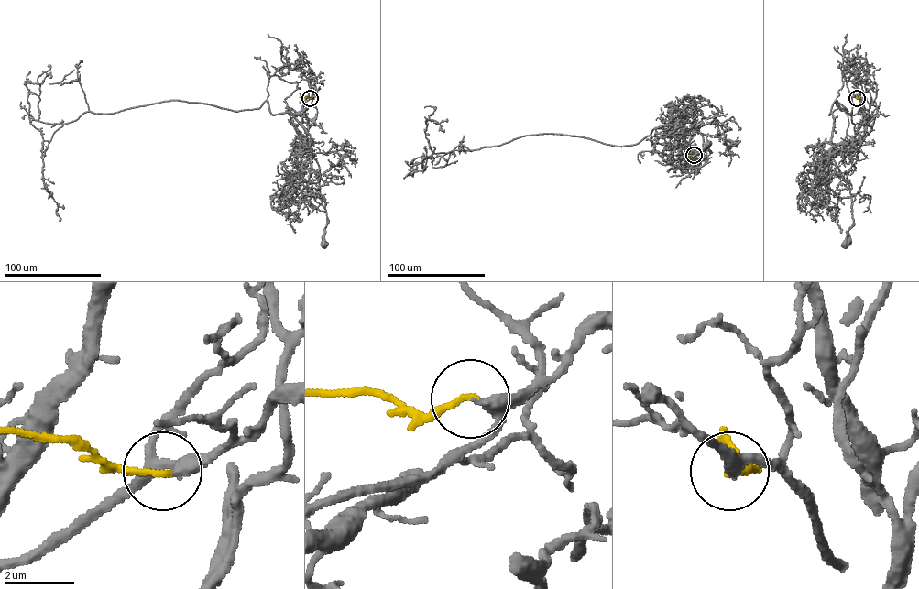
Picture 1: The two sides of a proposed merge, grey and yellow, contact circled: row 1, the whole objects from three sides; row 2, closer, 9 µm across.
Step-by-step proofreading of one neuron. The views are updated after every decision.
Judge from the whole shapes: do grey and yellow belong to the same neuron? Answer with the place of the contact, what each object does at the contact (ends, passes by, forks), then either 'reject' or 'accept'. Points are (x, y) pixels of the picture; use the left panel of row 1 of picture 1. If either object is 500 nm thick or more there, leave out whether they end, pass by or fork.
(310, 98) | grey passes by | yellow ends | accept

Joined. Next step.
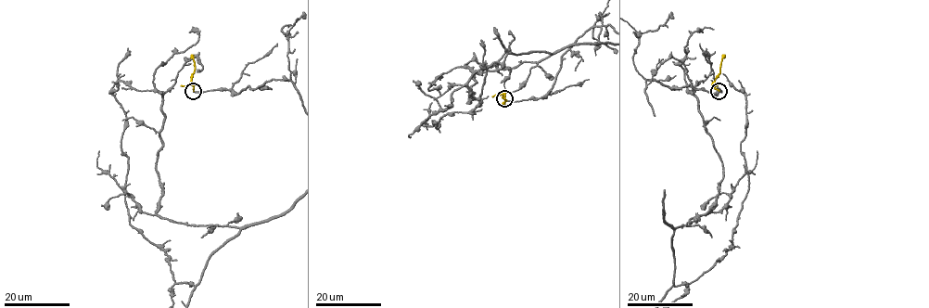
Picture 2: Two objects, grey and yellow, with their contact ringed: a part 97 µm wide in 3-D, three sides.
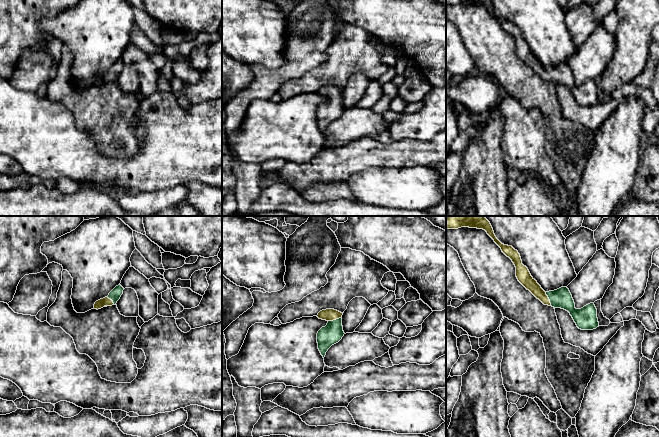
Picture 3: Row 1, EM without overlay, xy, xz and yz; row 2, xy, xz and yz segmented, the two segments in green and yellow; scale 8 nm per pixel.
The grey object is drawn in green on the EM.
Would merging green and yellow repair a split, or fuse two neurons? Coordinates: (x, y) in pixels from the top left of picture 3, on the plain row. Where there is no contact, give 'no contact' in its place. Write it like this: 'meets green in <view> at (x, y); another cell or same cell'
meets green in xz at (334, 96); same cell

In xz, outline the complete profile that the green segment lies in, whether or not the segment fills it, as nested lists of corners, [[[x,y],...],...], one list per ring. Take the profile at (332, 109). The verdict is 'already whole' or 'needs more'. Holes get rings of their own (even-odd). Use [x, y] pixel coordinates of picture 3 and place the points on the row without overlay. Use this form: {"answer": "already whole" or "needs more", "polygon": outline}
{"answer": "needs more", "polygon": [[[334,85],[322,86],[317,91],[319,95],[328,98],[327,101],[322,103],[317,109],[318,125],[323,134],[328,125],[338,119],[345,110],[342,102],[342,91],[343,89]]]}

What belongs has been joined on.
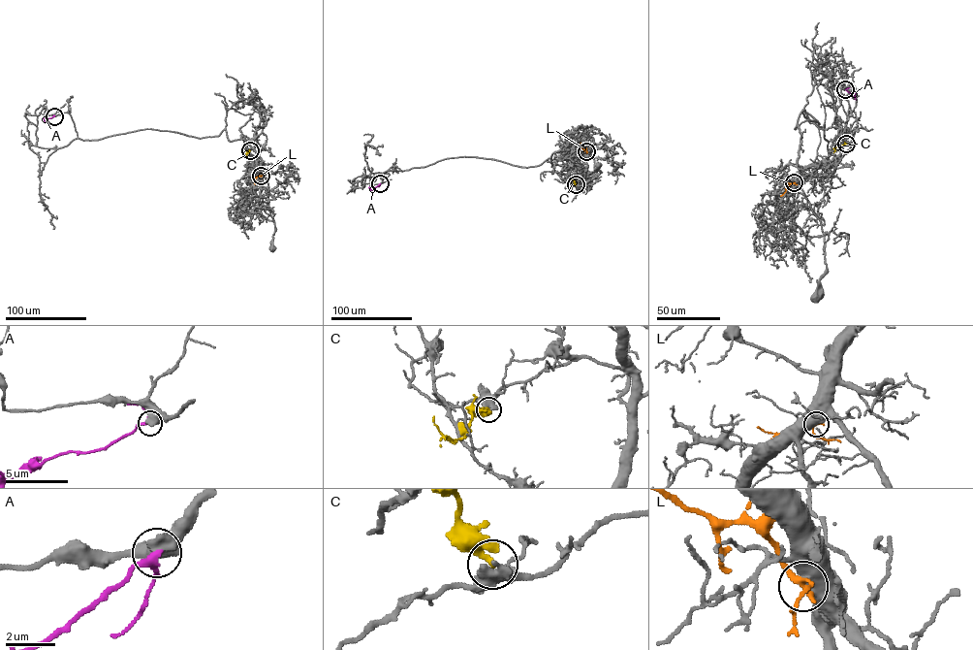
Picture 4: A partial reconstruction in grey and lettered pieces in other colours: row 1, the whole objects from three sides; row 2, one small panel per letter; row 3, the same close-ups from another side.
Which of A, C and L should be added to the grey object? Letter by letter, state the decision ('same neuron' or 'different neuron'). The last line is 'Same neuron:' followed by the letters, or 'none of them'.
A: same neuron
C: different neuron
L: different neuron
Same neuron: A

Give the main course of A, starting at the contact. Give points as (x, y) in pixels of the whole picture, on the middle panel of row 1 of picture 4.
A: (380, 183), (371, 189), (368, 187)

